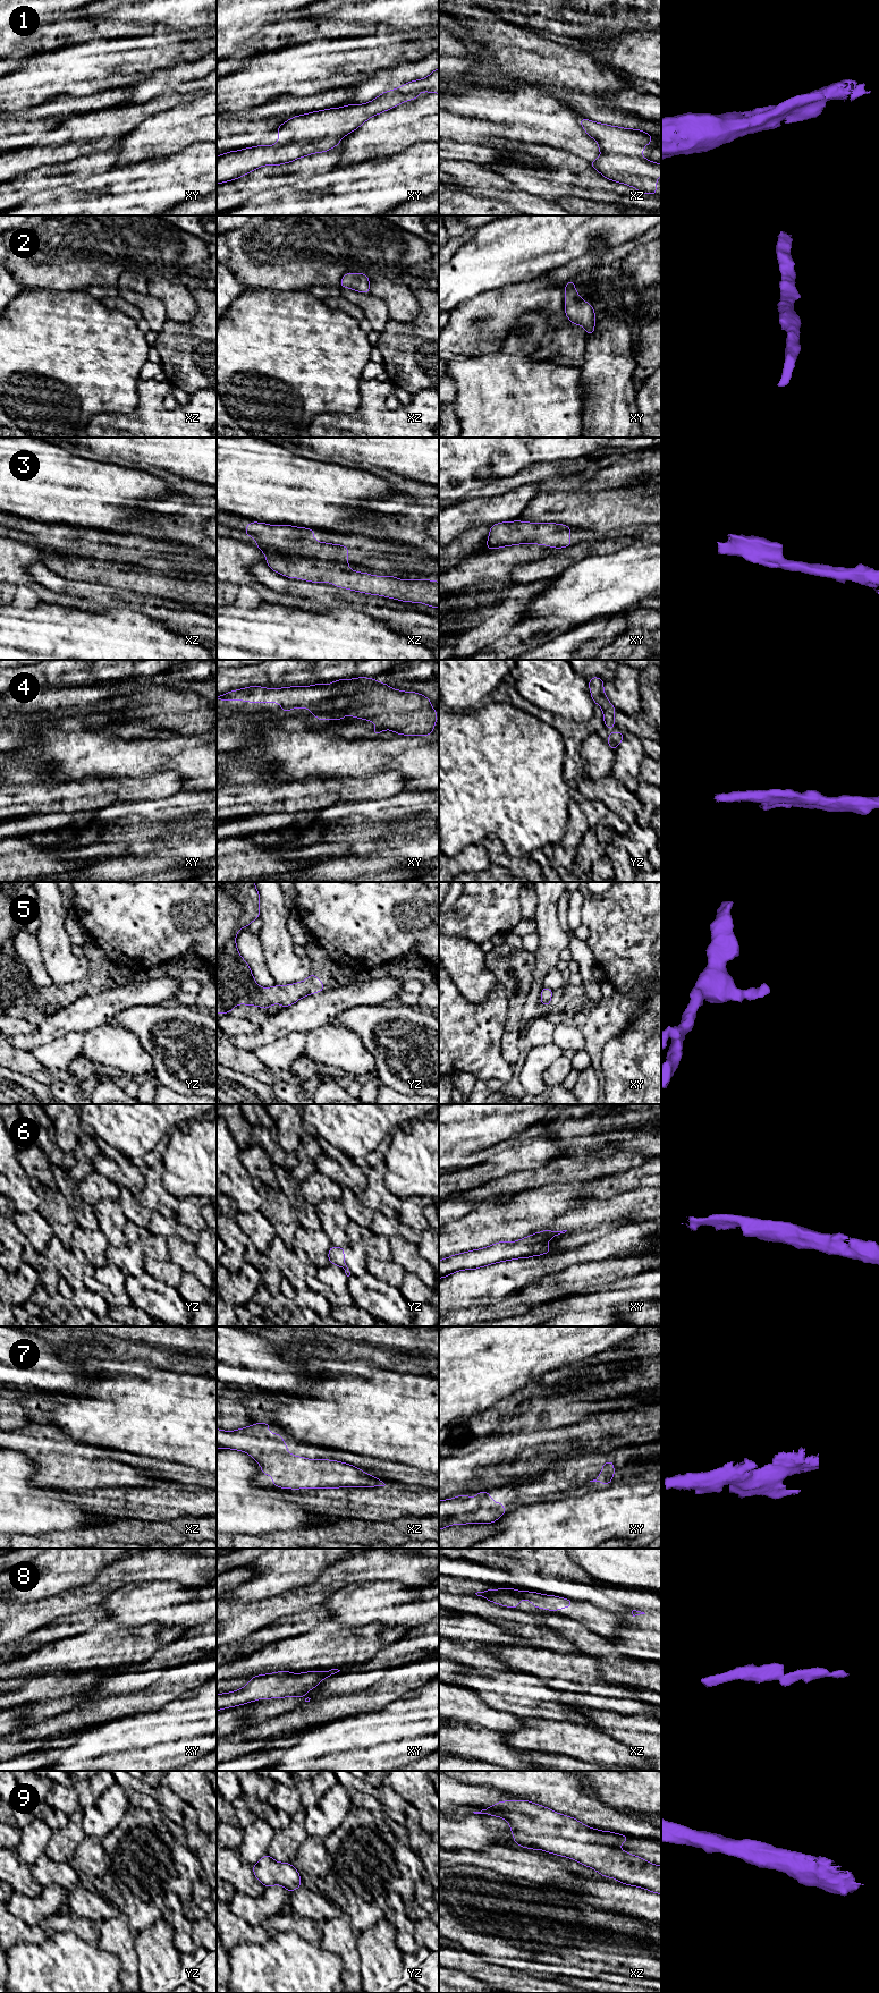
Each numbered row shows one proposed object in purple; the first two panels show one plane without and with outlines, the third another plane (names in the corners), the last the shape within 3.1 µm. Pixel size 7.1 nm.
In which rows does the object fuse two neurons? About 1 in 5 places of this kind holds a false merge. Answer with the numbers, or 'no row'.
no row

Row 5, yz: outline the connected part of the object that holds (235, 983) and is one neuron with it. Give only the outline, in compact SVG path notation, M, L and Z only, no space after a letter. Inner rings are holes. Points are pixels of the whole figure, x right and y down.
M254 882L217 883L217 1014L229 1014L237 1004L259 1006L268 1010L271 1004L278 1003L286 1008L324 990L324 984L313 973L305 981L294 984L267 989L257 985L248 964L238 952L236 935L259 917L260 894Z

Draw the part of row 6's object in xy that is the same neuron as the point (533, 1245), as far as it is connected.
M548 1229L516 1241L498 1241L485 1248L473 1249L442 1258L439 1261L439 1279L463 1270L476 1270L499 1262L548 1254L552 1248L547 1247L546 1244L555 1236L566 1231L551 1231Z

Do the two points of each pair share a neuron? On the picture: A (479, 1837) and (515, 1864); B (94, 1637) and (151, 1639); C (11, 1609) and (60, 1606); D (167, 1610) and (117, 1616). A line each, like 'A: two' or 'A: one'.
A: two
B: one
C: one
D: one

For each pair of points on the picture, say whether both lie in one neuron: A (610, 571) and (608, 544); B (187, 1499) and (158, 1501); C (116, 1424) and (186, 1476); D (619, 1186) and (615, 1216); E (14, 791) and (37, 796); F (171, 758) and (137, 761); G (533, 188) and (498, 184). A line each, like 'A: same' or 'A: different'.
A: different
B: same
C: different
D: different
E: same
F: same
G: different

